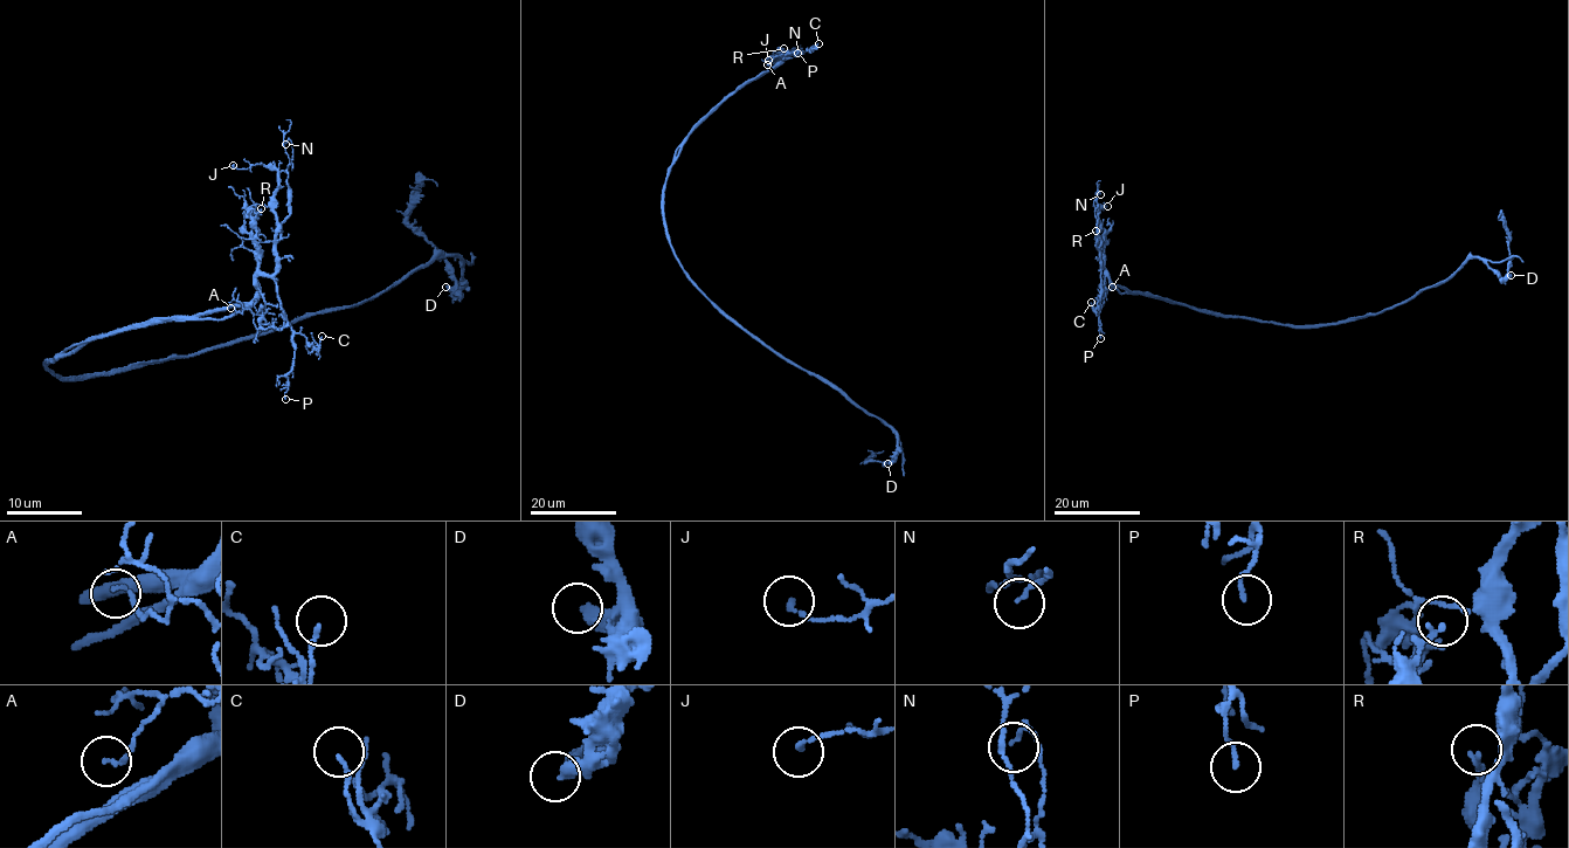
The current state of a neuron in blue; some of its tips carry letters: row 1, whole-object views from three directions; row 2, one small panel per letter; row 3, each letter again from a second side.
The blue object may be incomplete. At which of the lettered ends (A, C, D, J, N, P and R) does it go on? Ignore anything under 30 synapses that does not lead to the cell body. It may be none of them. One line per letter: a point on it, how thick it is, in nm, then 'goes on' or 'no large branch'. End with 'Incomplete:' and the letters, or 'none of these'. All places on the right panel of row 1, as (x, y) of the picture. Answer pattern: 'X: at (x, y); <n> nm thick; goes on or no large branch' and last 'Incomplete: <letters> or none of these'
A: at (1112, 287); 70 nm thick; no large branch
C: at (1091, 302); 130 nm thick; no large branch
D: at (1511, 275); 420 nm thick; no large branch
J: at (1107, 206); 140 nm thick; no large branch
N: at (1100, 194); 120 nm thick; no large branch
P: at (1100, 338); 120 nm thick; no large branch
R: at (1096, 231); 160 nm thick; no large branch
Incomplete: none of these

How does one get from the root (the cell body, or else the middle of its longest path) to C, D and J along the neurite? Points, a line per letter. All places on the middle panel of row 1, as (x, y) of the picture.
C: (688, 274), (672, 250), (663, 211), (665, 178), (676, 149), (739, 88), (783, 57), (818, 43)
D: (688, 274), (751, 333), (880, 419), (897, 434), (897, 452), (887, 463)
J: (688, 274), (672, 250), (664, 216), (668, 169), (676, 149), (719, 104), (794, 50), (768, 60)

